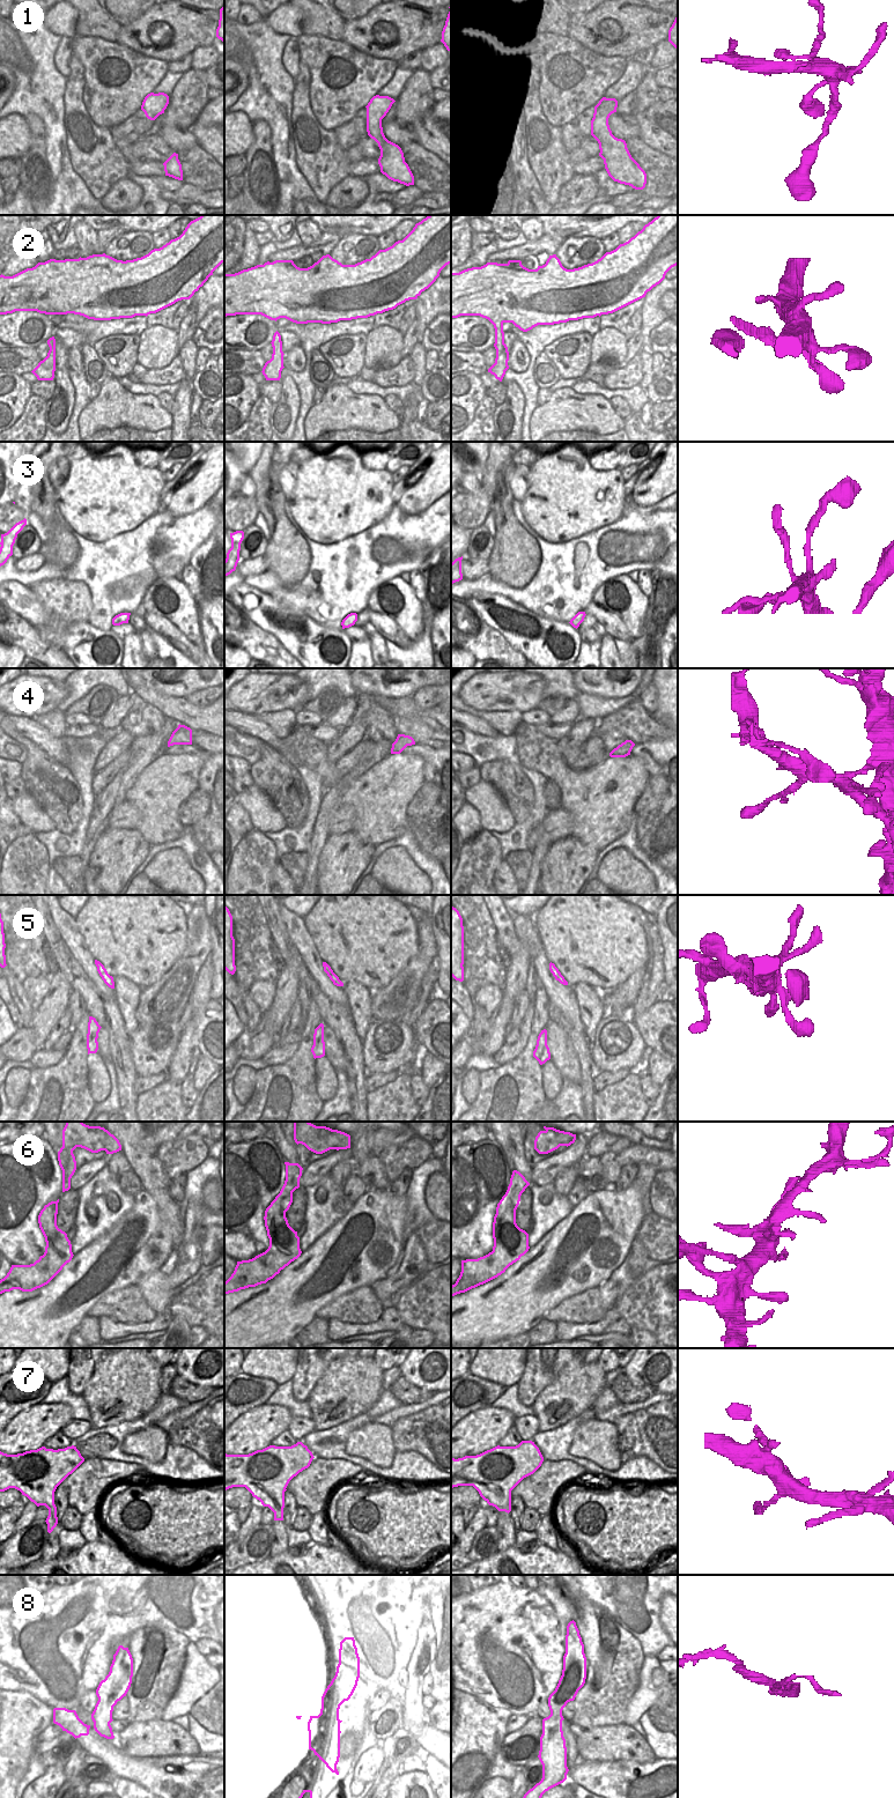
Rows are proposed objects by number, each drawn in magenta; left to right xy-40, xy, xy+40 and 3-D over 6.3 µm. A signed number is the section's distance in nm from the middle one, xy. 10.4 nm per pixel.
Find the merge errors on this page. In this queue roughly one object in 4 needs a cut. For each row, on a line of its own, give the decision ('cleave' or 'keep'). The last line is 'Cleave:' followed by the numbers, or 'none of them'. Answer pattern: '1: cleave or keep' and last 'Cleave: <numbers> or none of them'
1: keep
2: keep
3: keep
4: keep
5: keep
6: keep
7: keep
8: cleave
Cleave: 8

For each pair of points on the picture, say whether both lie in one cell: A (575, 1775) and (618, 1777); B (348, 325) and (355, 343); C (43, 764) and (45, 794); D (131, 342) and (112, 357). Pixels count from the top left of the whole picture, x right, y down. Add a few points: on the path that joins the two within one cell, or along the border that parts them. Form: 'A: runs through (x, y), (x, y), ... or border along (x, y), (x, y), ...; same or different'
A: runs through (585, 1776), (607, 1777); same
B: border along (366, 334), (335, 335), (326, 342); different
C: runs through (43, 771), (45, 787); same
D: runs through (126, 346), (117, 354); same

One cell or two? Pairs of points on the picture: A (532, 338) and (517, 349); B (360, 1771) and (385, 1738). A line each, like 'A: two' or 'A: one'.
A: two
B: two

